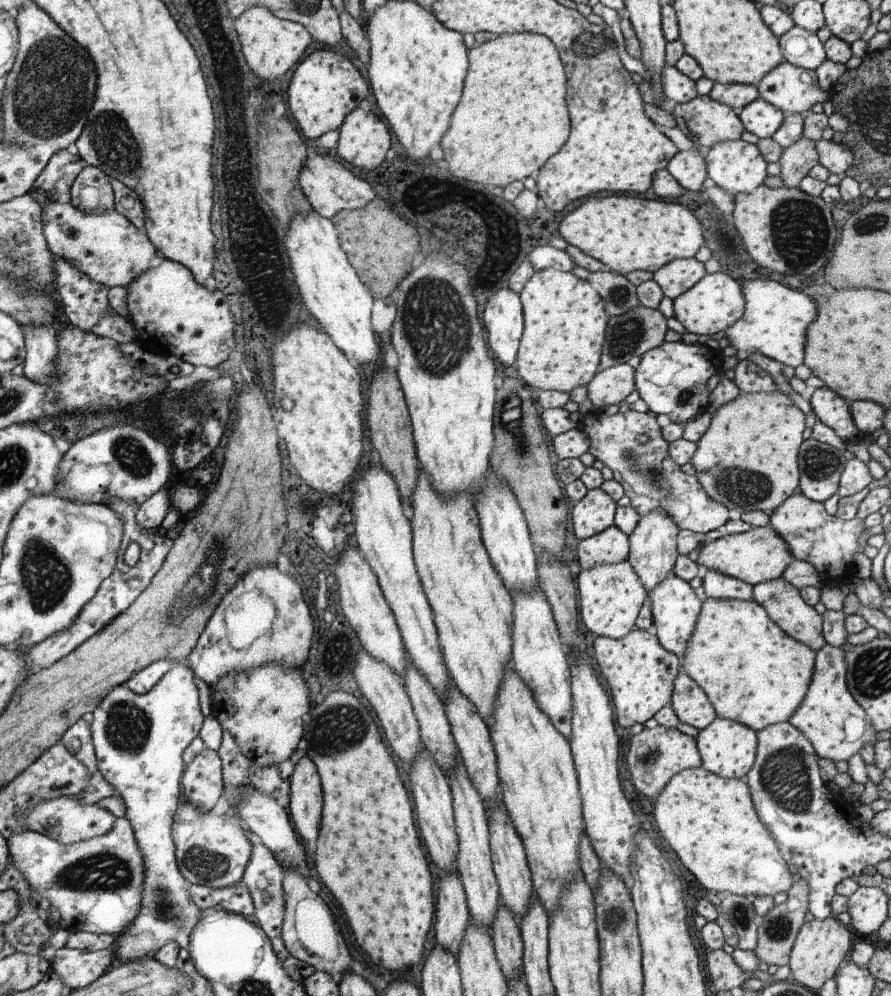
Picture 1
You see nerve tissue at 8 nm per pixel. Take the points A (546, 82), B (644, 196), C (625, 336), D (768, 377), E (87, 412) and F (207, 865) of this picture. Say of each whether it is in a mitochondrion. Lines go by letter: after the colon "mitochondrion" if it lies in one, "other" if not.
A: other
B: other
C: mitochondrion
D: other
E: other
F: mitochondrion

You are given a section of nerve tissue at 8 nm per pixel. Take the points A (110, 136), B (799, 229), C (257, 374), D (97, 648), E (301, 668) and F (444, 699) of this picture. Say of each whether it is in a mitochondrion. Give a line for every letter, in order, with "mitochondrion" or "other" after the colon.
A: mitochondrion
B: mitochondrion
C: other
D: other
E: other
F: other

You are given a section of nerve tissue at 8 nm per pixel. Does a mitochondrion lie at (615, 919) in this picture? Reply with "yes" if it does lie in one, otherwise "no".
yes

